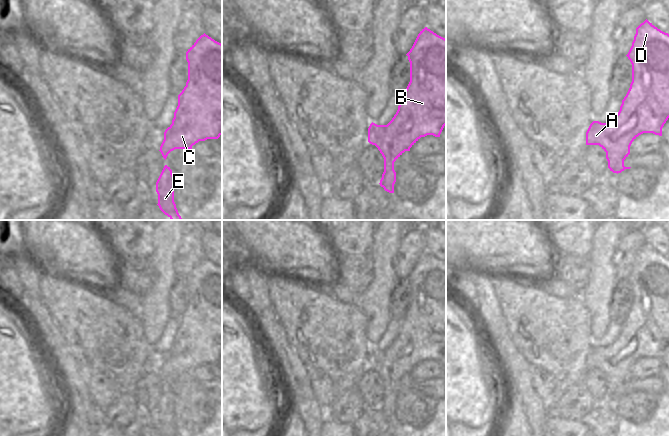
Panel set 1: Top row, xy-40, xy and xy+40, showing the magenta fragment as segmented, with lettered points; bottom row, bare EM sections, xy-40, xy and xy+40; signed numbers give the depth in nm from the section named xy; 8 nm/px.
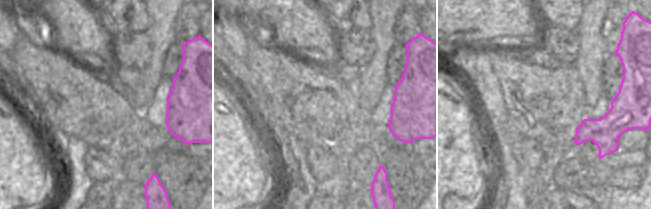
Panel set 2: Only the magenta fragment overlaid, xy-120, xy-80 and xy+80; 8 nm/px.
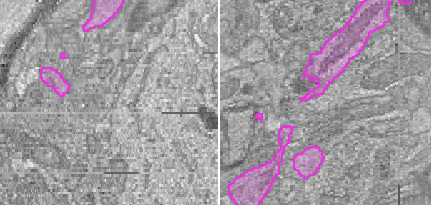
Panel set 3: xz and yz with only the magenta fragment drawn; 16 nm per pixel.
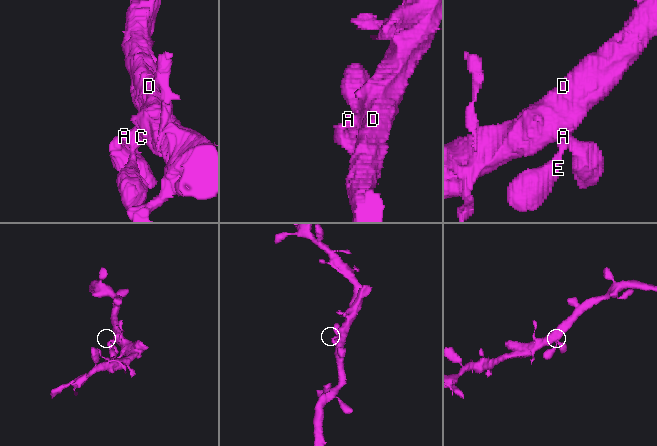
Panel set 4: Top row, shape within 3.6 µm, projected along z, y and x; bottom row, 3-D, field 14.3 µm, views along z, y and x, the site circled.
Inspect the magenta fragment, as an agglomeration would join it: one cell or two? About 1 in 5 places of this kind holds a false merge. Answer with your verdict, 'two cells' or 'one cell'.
one cell

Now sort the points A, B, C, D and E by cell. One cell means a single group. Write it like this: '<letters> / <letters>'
A B C D E

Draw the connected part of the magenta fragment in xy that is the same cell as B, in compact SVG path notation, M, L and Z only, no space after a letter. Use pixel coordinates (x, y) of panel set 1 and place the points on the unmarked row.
M425 251L406 279L410 286L410 306L400 321L396 338L387 349L372 346L368 352L368 366L375 369L384 382L384 396L379 408L389 417L394 417L396 406L394 386L405 375L410 375L421 361L440 361L446 349L446 263Z

